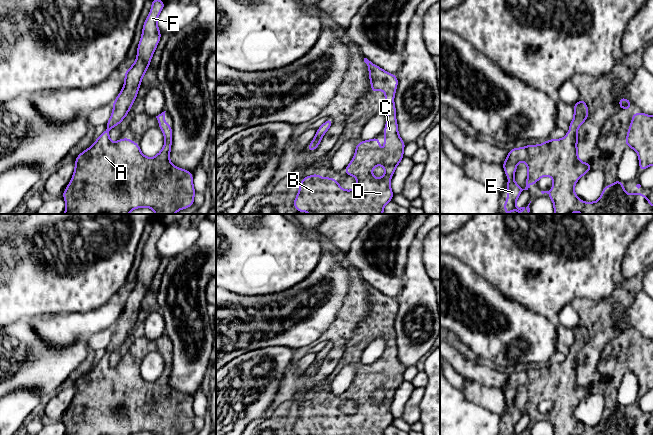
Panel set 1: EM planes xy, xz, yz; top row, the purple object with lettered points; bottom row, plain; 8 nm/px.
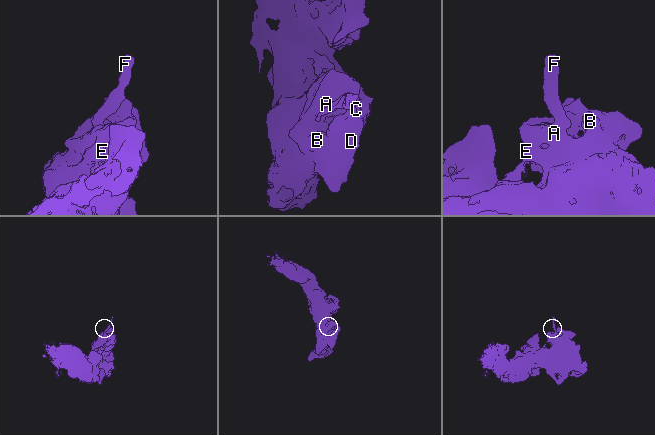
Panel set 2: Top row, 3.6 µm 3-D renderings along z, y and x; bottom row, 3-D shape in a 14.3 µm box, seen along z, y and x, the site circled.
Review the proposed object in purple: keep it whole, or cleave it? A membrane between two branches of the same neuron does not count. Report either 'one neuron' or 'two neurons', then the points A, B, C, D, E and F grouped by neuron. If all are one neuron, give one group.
one neuron; A B C D E F

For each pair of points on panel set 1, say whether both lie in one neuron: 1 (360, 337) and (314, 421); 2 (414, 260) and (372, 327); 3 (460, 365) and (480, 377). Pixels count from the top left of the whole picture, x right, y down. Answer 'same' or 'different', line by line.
1: same
2: different
3: same

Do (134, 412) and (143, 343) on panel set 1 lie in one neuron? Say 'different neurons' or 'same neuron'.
same neuron

